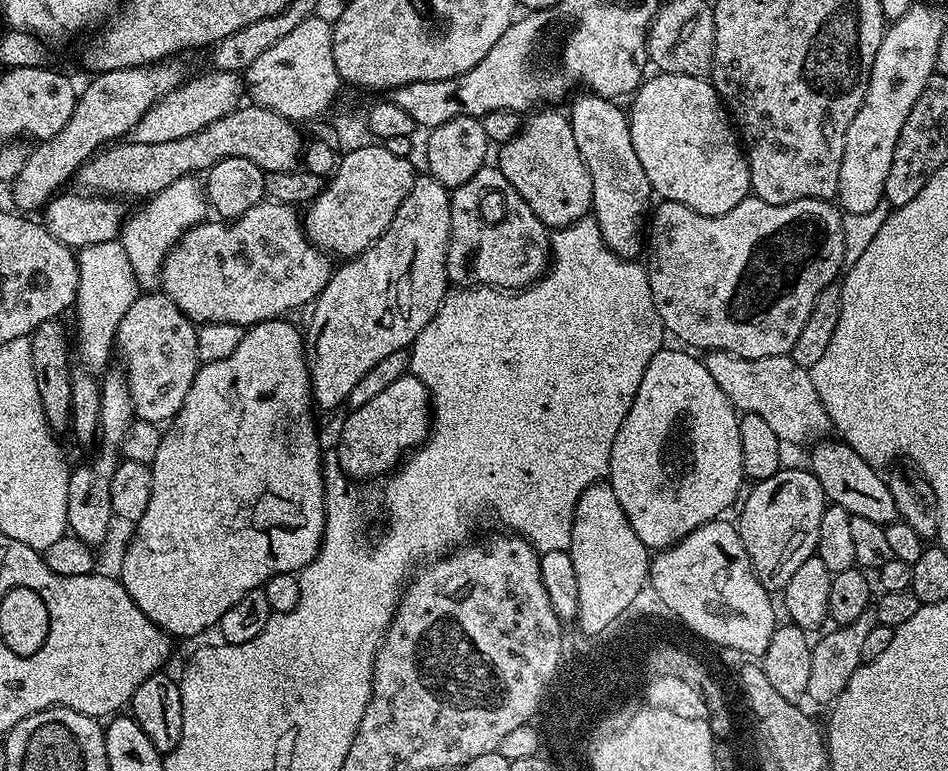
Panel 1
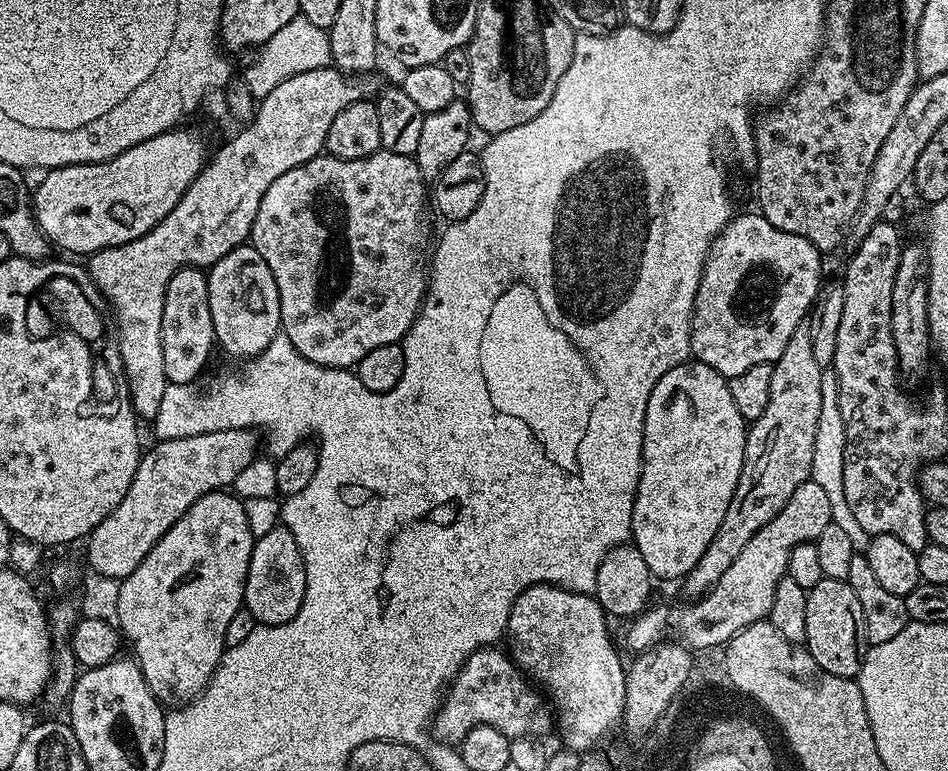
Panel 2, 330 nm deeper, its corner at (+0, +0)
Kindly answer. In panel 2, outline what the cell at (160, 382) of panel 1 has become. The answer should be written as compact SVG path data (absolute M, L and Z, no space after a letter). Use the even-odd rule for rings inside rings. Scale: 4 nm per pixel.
M180 268L178 274L174 274L174 278L170 278L170 286L166 286L166 306L162 308L162 362L166 365L166 378L170 384L195 384L201 378L200 375L204 372L204 367L208 364L208 359L212 356L212 348L214 352L214 345L216 344L216 335L214 334L214 318L210 318L210 290L208 289L208 273L202 268Z

